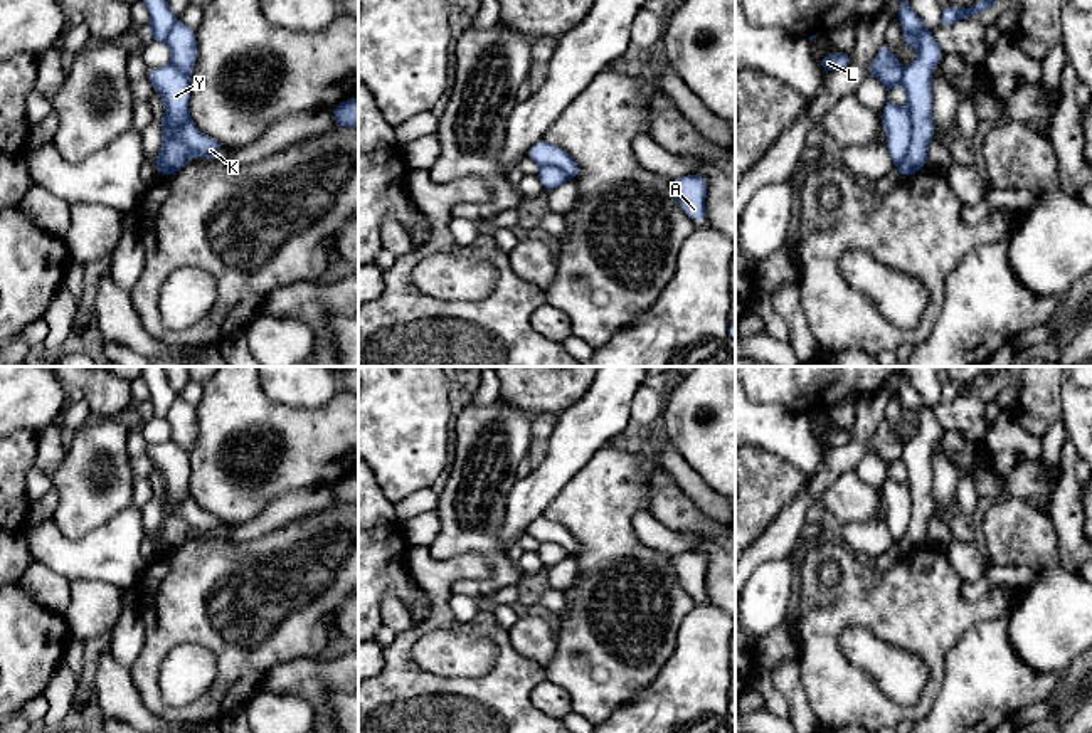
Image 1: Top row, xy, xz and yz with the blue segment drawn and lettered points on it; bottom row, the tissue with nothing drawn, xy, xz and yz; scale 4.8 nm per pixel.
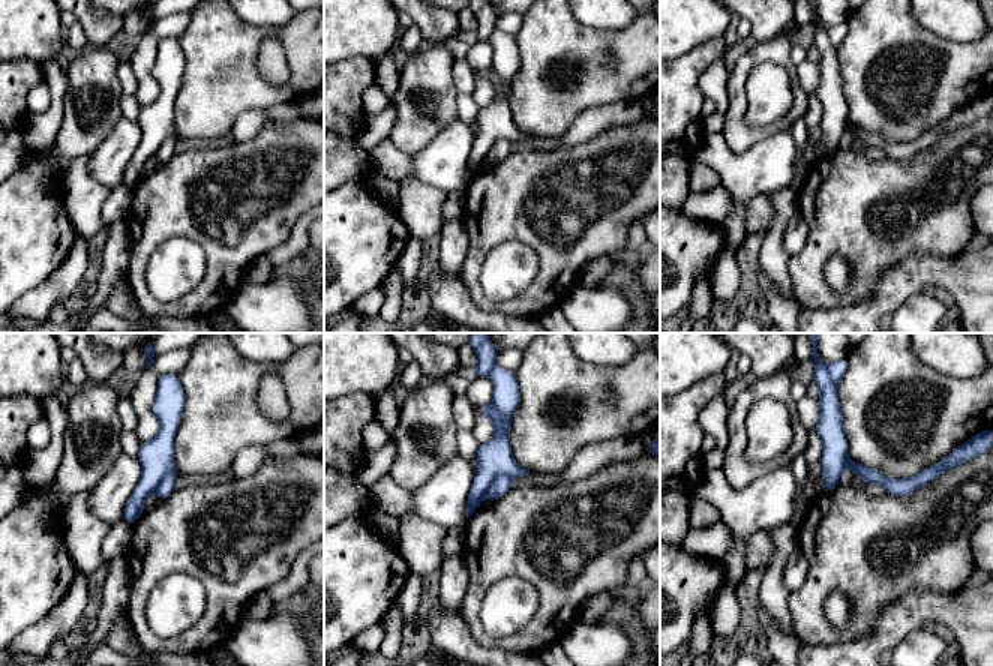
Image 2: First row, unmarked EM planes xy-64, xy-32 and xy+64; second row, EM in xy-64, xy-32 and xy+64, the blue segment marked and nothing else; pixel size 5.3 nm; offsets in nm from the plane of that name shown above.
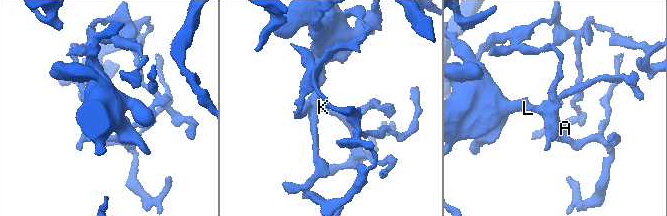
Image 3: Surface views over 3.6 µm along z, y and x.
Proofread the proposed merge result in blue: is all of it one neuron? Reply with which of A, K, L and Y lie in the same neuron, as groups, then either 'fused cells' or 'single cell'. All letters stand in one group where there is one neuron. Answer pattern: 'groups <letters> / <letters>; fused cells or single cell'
groups A K L / Y; fused cells

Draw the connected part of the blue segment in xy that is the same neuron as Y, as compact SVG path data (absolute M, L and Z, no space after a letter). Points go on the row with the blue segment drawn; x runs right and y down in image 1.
M173 62L148 69L148 79L155 92L163 99L165 121L170 126L178 128L185 119L192 118L188 109L190 81Z

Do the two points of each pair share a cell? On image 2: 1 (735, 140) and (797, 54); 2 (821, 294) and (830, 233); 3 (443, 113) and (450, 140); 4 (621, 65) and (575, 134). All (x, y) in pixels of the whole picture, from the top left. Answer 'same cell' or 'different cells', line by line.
1: different cells
2: same cell
3: different cells
4: different cells

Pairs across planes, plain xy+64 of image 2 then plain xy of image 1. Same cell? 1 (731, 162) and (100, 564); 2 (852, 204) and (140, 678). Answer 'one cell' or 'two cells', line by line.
1: one cell
2: one cell

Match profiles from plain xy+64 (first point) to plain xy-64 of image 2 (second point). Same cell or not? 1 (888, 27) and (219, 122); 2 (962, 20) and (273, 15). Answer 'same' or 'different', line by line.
1: same
2: same

